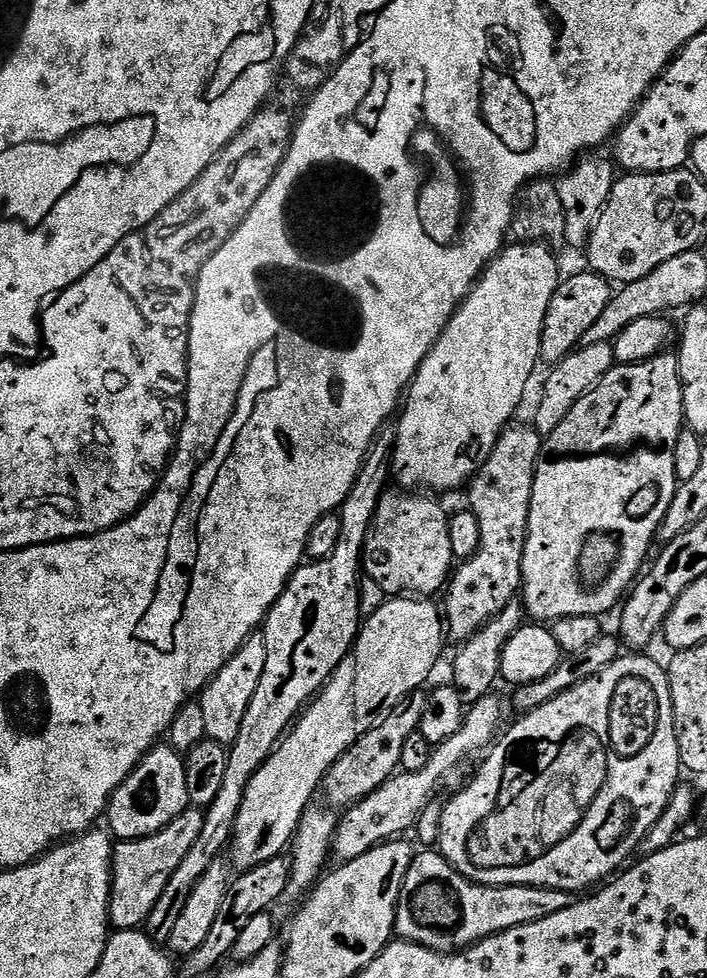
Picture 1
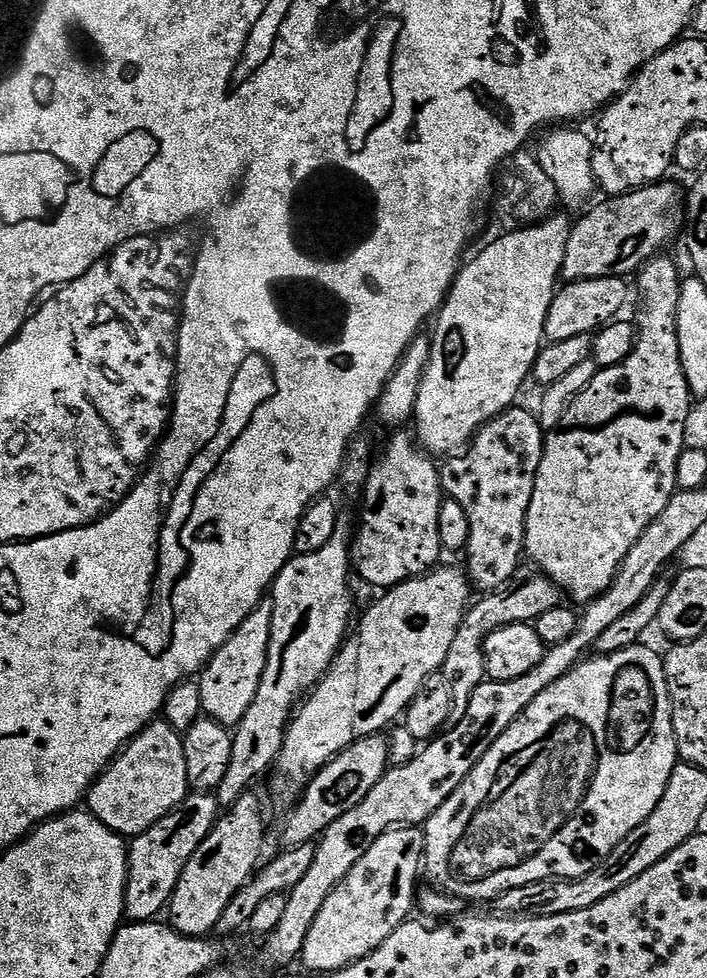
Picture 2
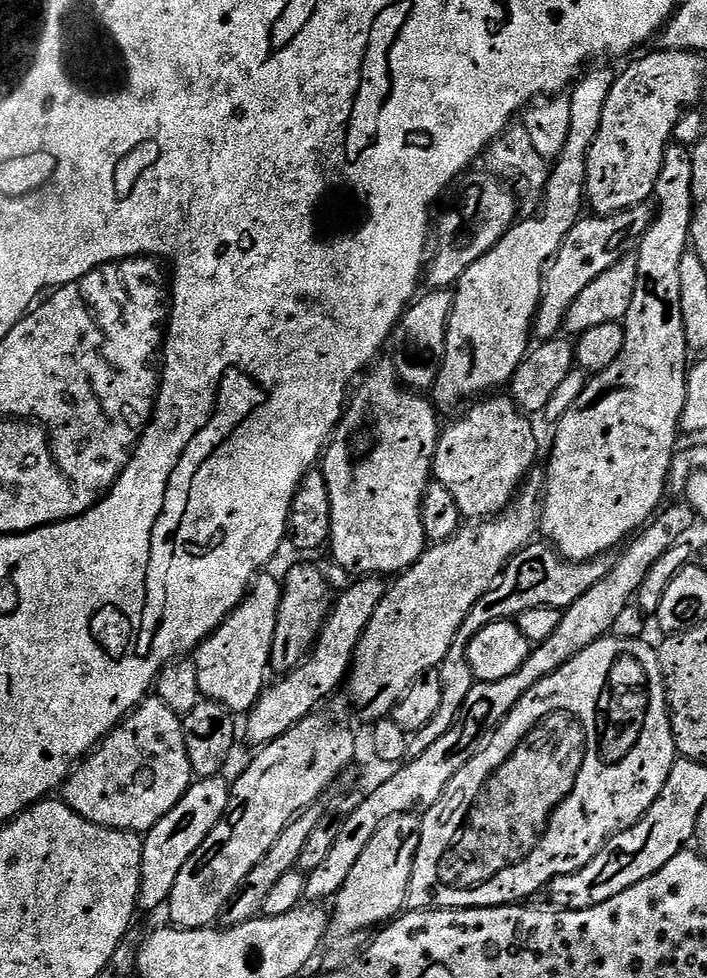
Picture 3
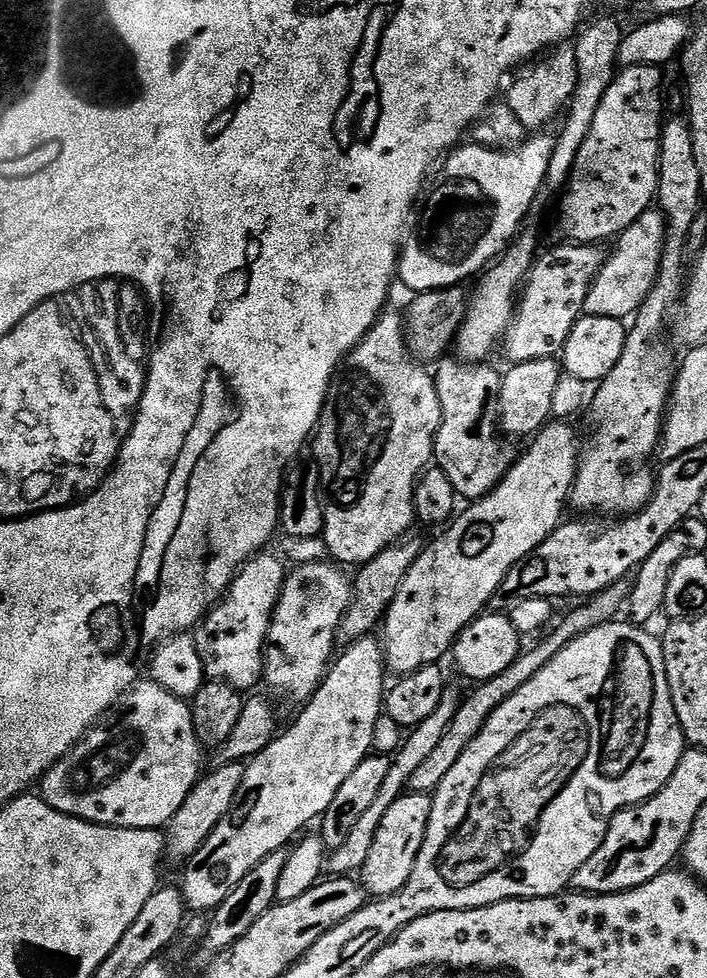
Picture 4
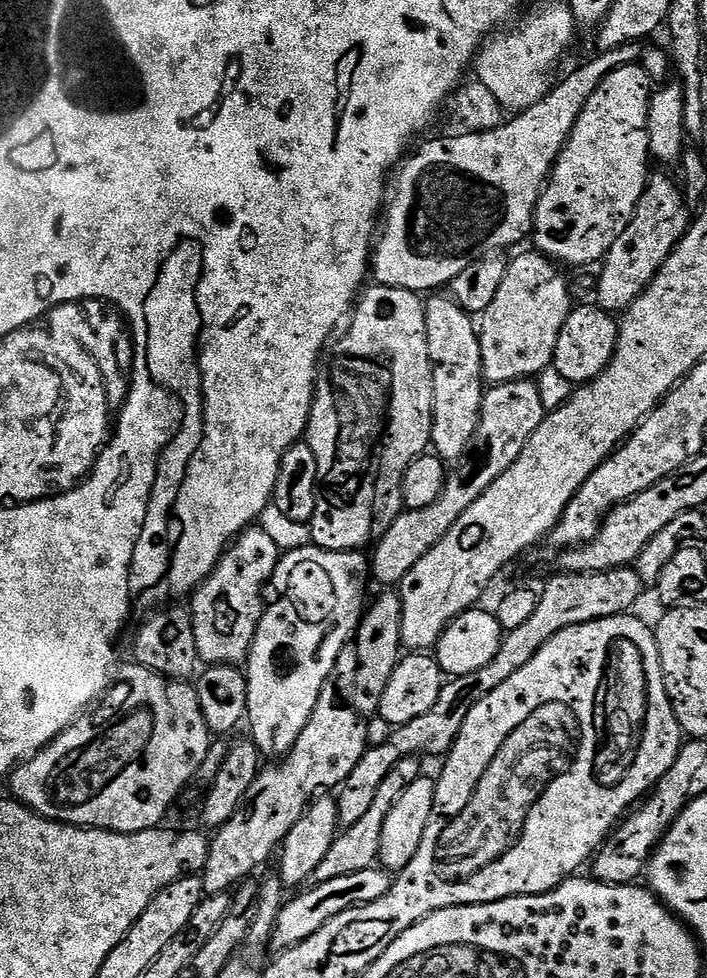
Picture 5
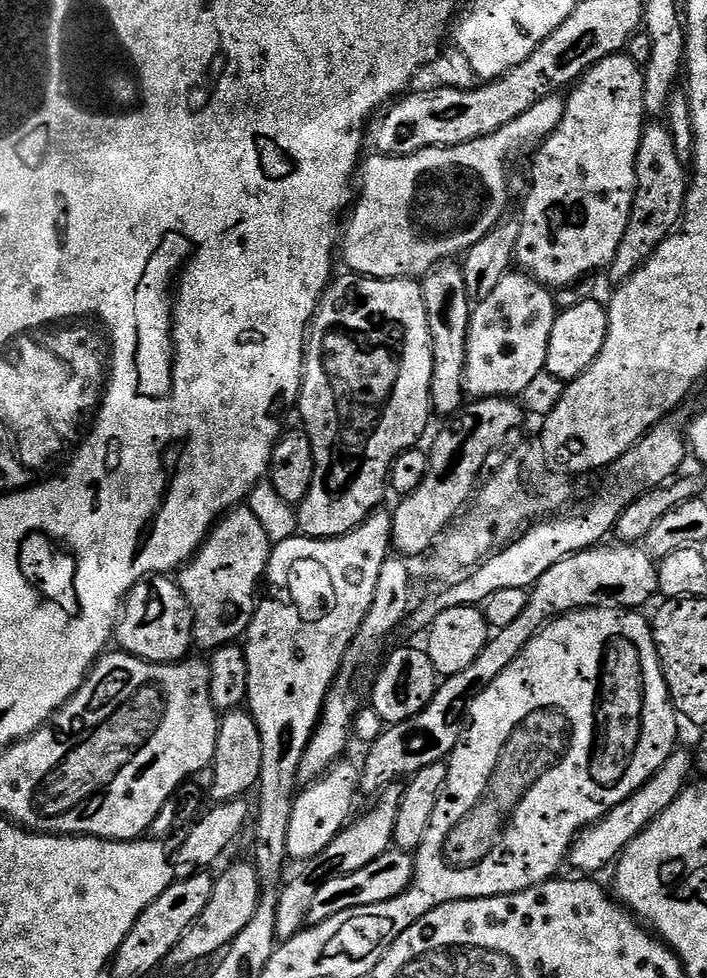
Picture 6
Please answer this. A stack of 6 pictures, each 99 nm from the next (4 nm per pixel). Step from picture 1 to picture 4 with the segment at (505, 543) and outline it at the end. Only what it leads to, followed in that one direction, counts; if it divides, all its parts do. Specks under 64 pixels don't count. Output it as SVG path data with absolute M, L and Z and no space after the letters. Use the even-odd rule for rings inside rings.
M445 358L434 368L434 379L440 399L440 425L436 431L434 460L444 471L446 478L450 478L450 486L454 486L457 497L464 499L465 496L465 501L475 502L498 487L500 479L508 473L508 469L514 463L514 452L503 444L505 441L498 435L498 413L494 401L500 392L501 373L495 372L488 362L465 362L460 358L452 359Z

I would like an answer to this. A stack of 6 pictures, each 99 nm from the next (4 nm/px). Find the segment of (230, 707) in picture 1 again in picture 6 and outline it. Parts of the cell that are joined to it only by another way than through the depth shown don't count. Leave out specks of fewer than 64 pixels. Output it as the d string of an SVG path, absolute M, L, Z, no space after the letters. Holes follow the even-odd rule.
M237 506L216 521L200 551L179 569L178 583L190 602L197 649L215 650L234 644L247 633L258 607L256 587L265 579L273 547L262 522L246 506Z

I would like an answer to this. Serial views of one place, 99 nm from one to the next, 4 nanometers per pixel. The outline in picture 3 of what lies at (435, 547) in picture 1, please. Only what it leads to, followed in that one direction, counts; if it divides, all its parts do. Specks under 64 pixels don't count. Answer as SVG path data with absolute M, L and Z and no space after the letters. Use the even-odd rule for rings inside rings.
M383 360L373 363L351 389L340 423L322 453L322 471L330 490L331 559L356 578L388 578L407 572L426 551L422 498L433 479L432 460L442 431L435 403L427 395L403 387L395 363Z

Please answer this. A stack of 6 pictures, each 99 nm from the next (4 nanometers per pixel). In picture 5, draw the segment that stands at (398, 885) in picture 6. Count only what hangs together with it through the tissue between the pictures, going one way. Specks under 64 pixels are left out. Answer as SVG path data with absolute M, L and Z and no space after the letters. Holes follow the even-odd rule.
M373 866L358 874L346 874L342 878L330 878L330 882L322 882L304 890L309 892L301 891L296 894L301 894L301 896L296 896L293 900L291 897L285 903L284 909L278 914L276 925L272 931L271 947L274 946L276 950L283 950L306 942L306 938L310 938L318 930L322 930L322 926L326 926L326 922L330 922L330 918L334 918L351 908L357 908L382 898L382 894L386 894L386 890L392 885L392 882L393 877L385 869Z

